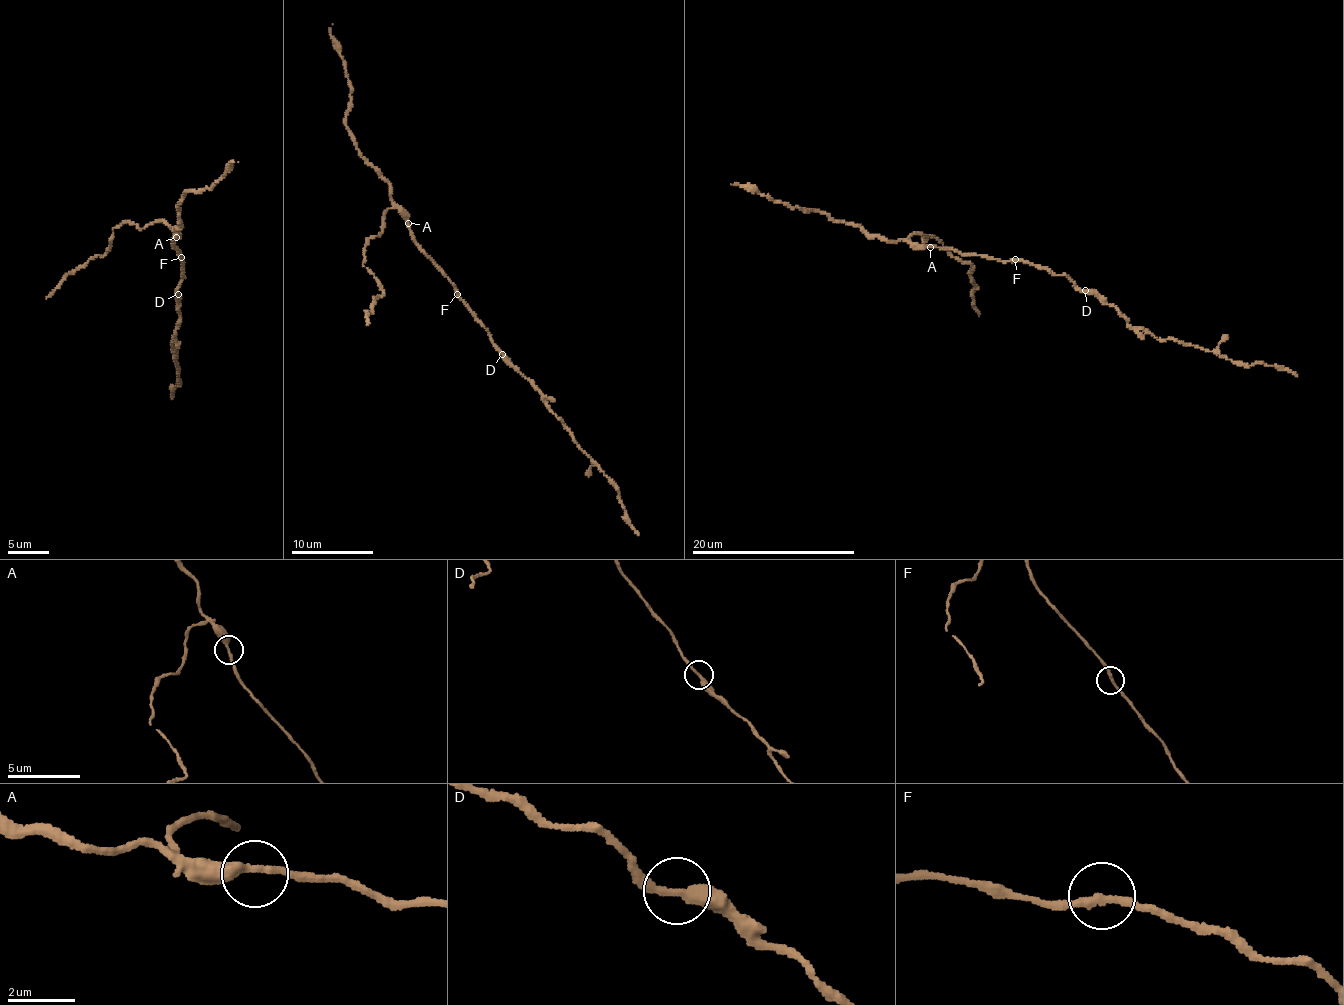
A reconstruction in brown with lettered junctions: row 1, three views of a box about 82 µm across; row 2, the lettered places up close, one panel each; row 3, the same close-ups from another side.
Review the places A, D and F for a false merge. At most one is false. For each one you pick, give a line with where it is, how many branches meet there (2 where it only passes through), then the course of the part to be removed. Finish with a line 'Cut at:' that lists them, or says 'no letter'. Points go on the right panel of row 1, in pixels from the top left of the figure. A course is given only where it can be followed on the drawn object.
D: place (1085, 290); branches 2; course (1086, 290), (1118, 310), (1132, 327), (1157, 337), (1197, 345), (1246, 365), (1280, 366), (1297, 376)
Cut at: D

